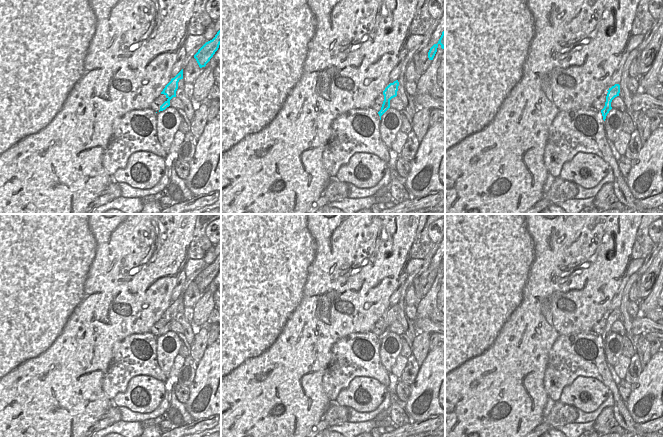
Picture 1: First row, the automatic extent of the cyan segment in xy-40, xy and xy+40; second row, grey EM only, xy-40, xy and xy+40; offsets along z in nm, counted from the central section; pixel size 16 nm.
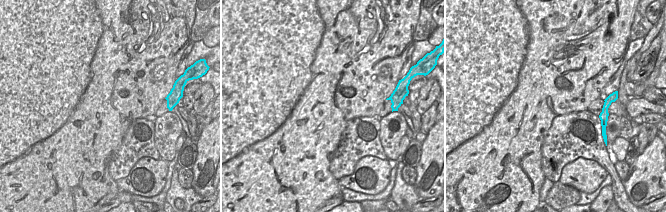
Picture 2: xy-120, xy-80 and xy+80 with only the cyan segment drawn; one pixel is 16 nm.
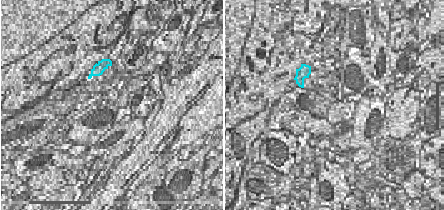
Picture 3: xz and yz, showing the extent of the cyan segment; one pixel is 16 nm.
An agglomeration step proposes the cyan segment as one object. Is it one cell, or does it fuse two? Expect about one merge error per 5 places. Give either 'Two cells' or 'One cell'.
One cell.

